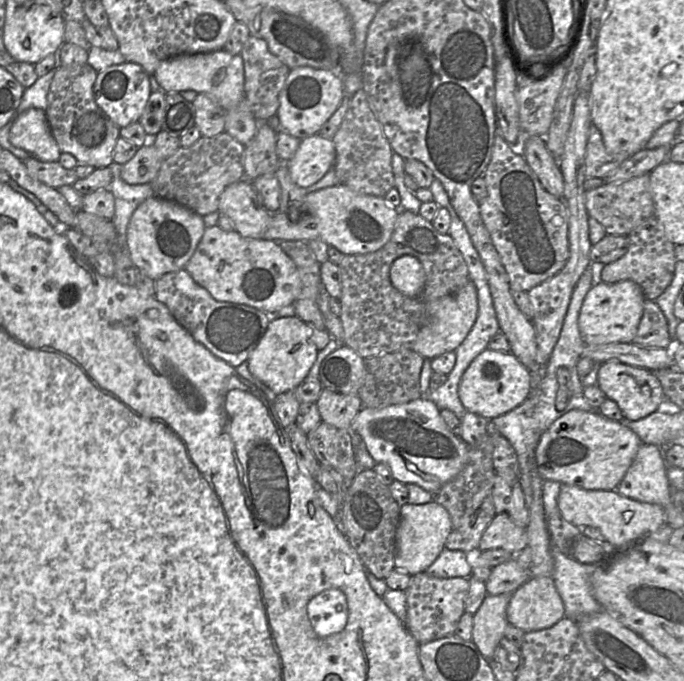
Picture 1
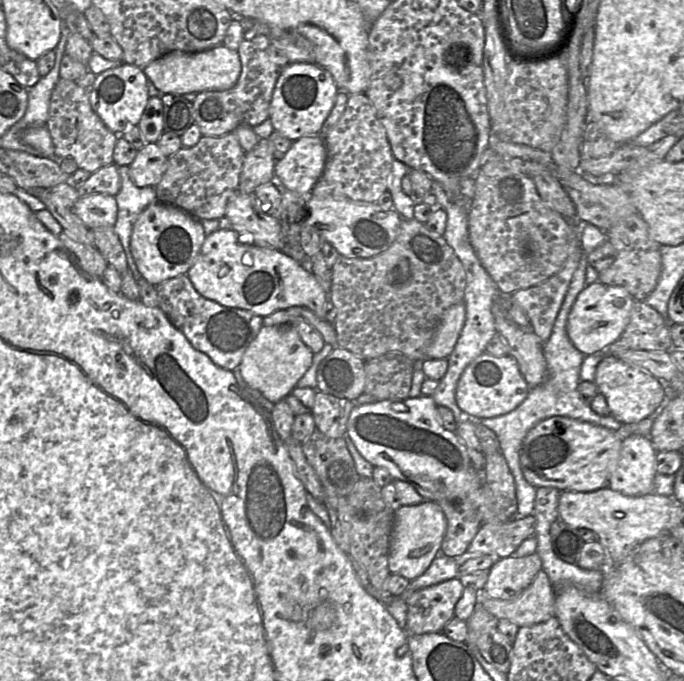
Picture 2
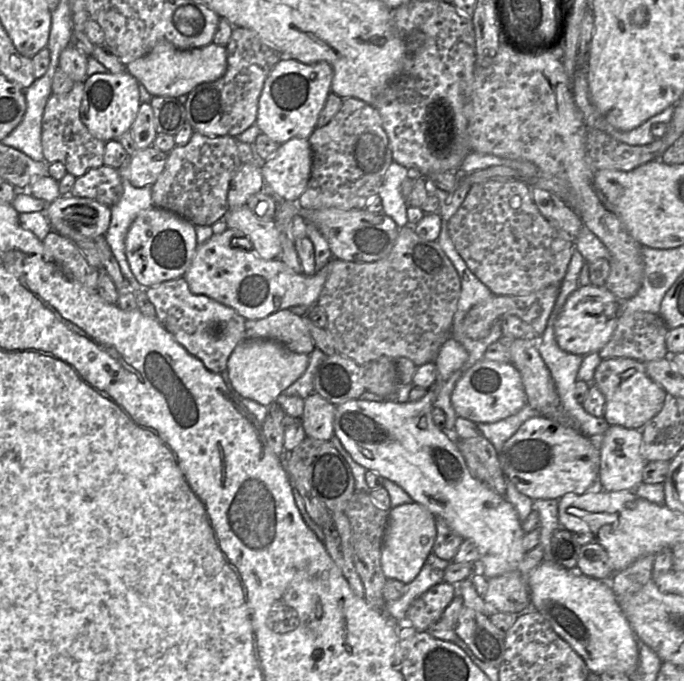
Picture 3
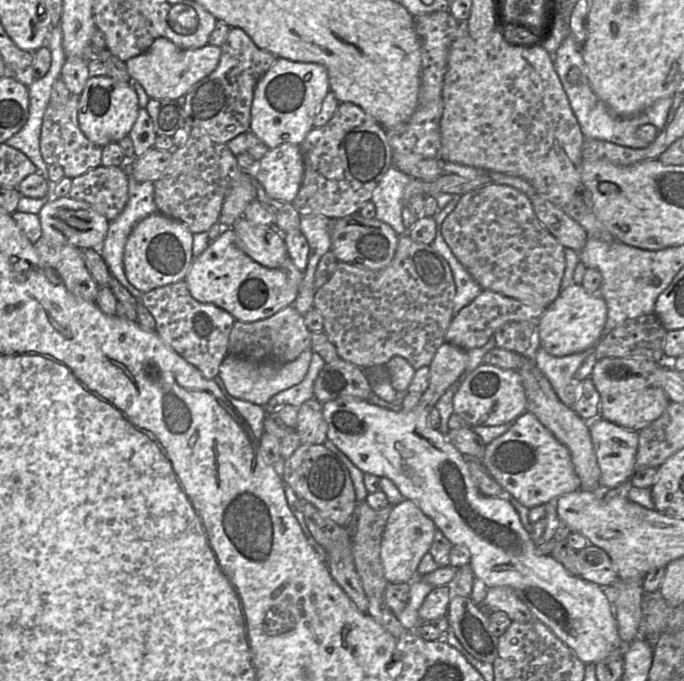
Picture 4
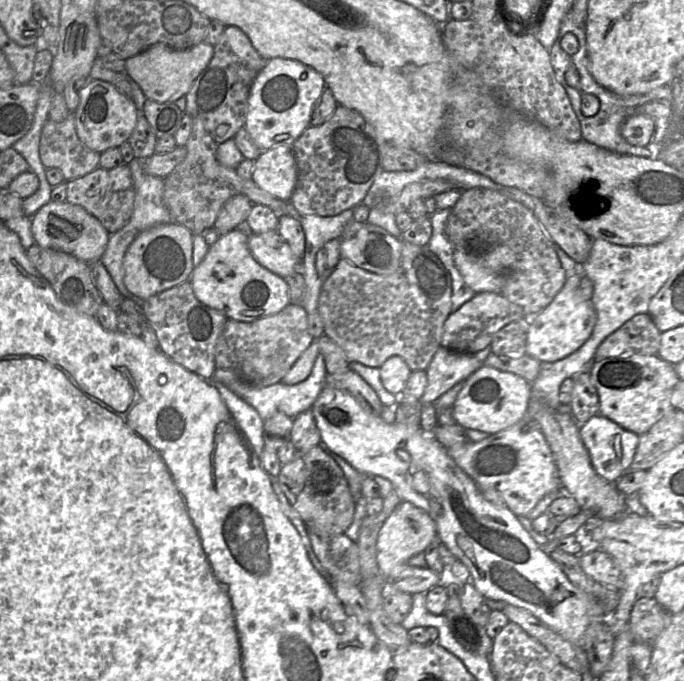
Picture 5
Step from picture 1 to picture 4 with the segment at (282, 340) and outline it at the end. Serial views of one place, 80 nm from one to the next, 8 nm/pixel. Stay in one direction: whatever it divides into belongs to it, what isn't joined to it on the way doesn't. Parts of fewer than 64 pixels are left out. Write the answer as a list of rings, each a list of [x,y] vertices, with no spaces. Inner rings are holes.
[[[310,348],[302,352],[294,361],[287,363],[258,362],[241,356],[227,355],[220,365],[218,377],[234,398],[265,406],[274,395],[299,384],[304,379],[312,354],[313,351]]]

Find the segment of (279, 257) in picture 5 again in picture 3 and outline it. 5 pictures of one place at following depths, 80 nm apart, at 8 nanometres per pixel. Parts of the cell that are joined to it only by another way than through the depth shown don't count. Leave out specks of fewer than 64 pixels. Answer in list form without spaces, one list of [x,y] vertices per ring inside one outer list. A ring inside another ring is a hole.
[[[247,205],[228,209],[224,219],[228,228],[241,231],[252,243],[252,250],[262,259],[280,257],[280,234],[274,220],[257,218]]]

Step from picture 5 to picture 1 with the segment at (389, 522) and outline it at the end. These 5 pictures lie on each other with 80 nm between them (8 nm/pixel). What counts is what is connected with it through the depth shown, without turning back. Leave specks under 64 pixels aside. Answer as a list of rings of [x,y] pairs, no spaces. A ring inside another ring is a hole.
[[[434,500],[427,504],[401,506],[396,532],[395,569],[405,571],[410,576],[425,572],[445,548],[451,528],[449,513]]]

